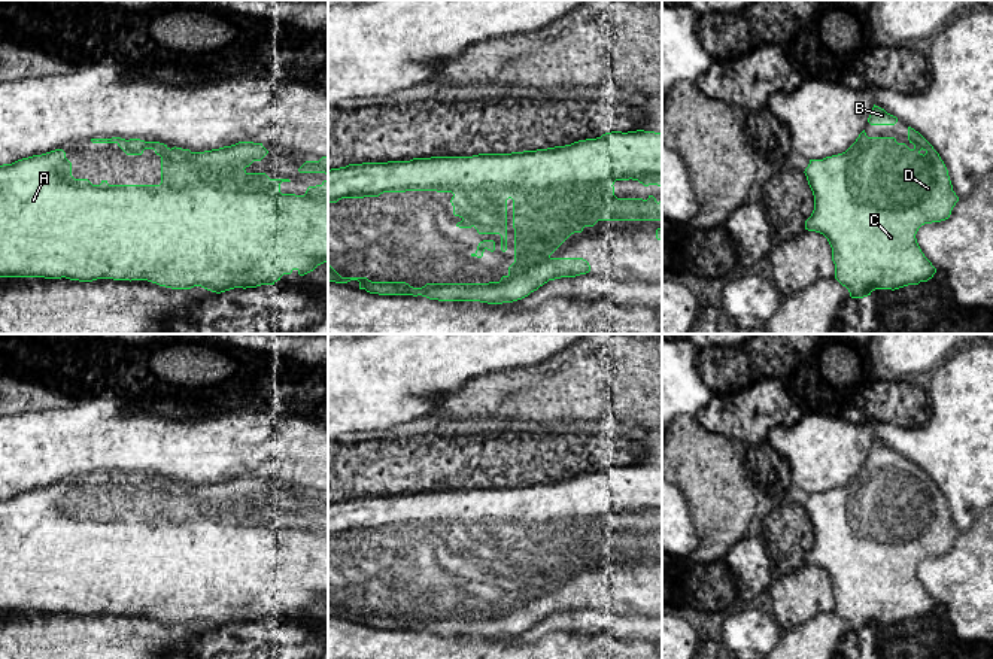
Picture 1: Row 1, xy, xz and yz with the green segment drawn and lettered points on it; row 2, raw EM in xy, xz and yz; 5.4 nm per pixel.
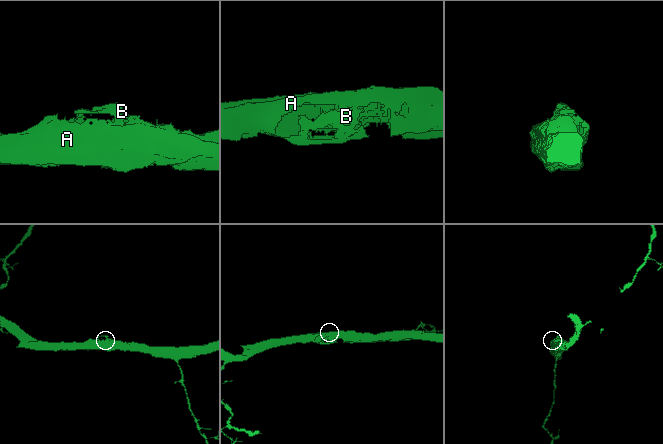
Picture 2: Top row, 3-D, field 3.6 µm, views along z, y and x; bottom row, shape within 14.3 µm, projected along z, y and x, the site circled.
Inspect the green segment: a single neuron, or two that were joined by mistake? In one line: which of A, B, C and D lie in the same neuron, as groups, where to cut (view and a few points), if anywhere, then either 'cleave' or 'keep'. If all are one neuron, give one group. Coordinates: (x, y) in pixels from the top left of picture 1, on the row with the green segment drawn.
groups A B C D; cut none; keep

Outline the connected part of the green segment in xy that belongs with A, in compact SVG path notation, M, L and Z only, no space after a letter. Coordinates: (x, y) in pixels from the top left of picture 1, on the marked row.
M91 139L92 143L116 143L127 155L142 155L145 149L154 149L161 157L161 183L160 185L109 185L101 180L92 185L88 179L75 179L72 176L72 163L66 158L63 149L55 149L42 155L33 155L18 160L12 164L0 165L0 277L45 277L70 279L79 282L92 282L97 279L113 280L148 280L171 289L191 289L201 286L207 291L221 294L234 288L256 288L261 285L274 285L283 274L294 270L300 276L313 271L318 265L328 262L328 180L321 185L309 186L304 195L282 194L280 183L289 179L270 179L265 173L248 173L245 168L253 161L261 161L268 151L262 143L239 142L219 149L191 152L182 148L168 148L160 142L145 142L140 139Z

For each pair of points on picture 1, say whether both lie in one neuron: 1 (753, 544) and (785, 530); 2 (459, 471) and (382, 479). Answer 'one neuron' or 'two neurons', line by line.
1: two neurons
2: one neuron

